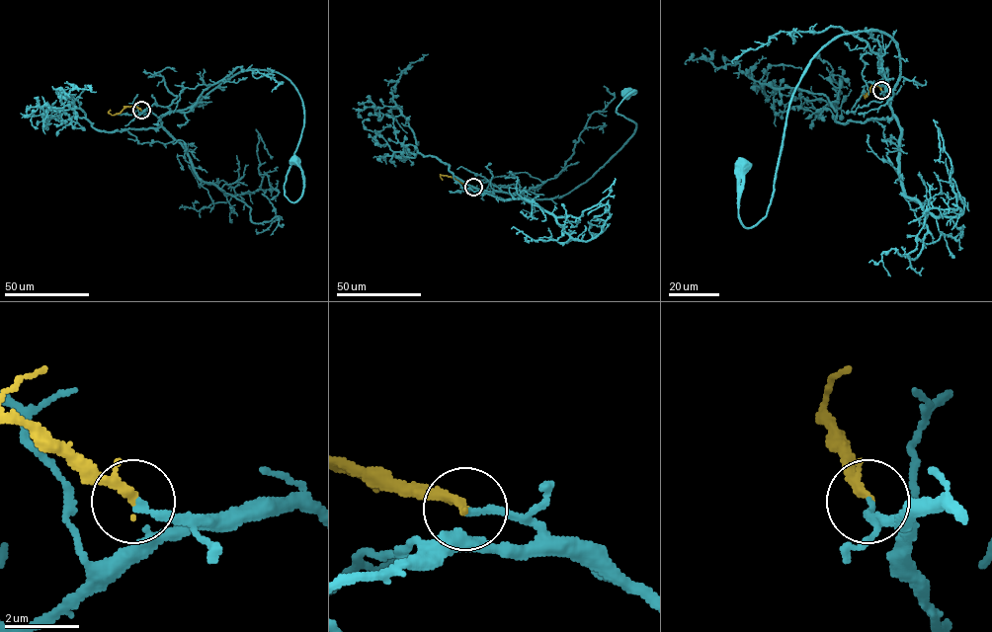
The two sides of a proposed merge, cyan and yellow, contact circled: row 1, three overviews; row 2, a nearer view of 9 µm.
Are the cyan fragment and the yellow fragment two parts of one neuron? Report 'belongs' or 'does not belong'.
belongs

